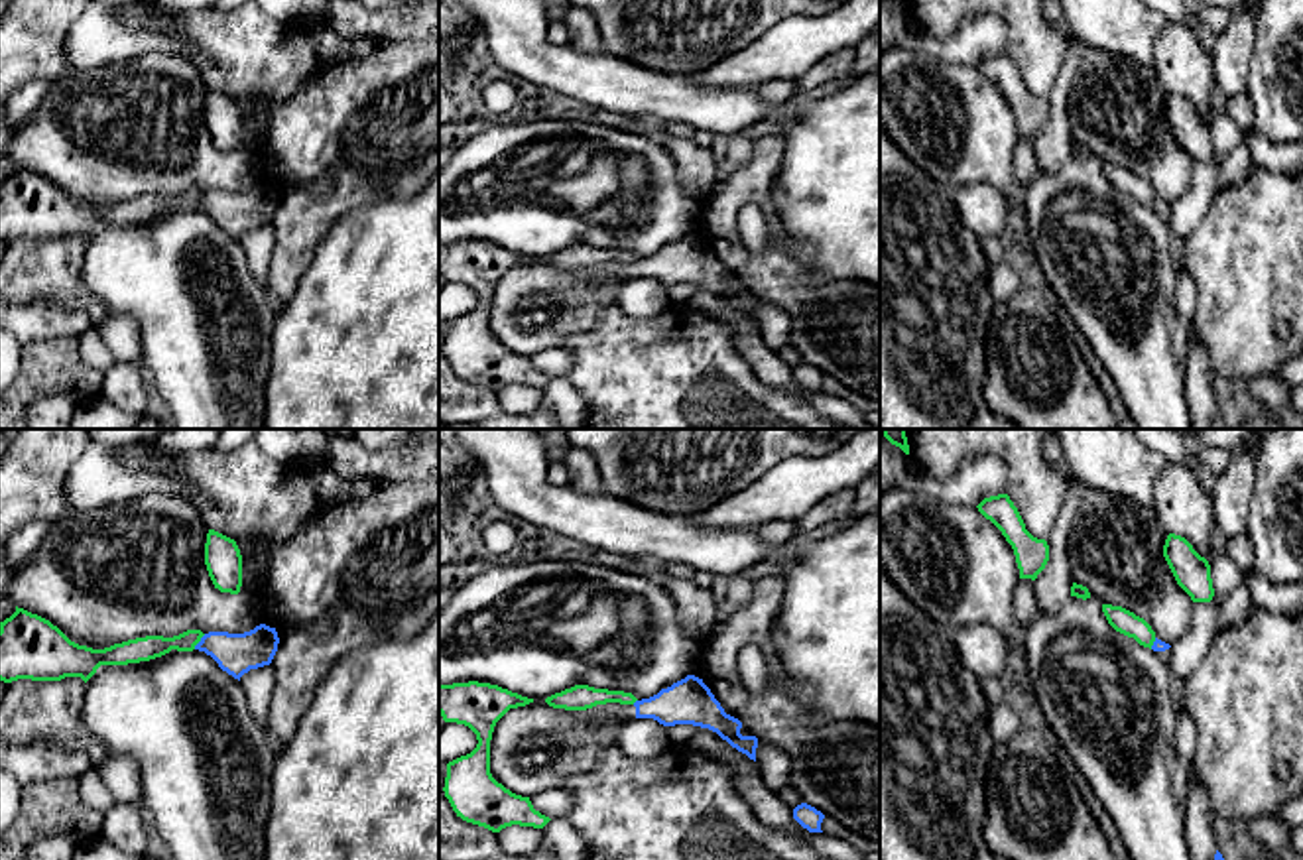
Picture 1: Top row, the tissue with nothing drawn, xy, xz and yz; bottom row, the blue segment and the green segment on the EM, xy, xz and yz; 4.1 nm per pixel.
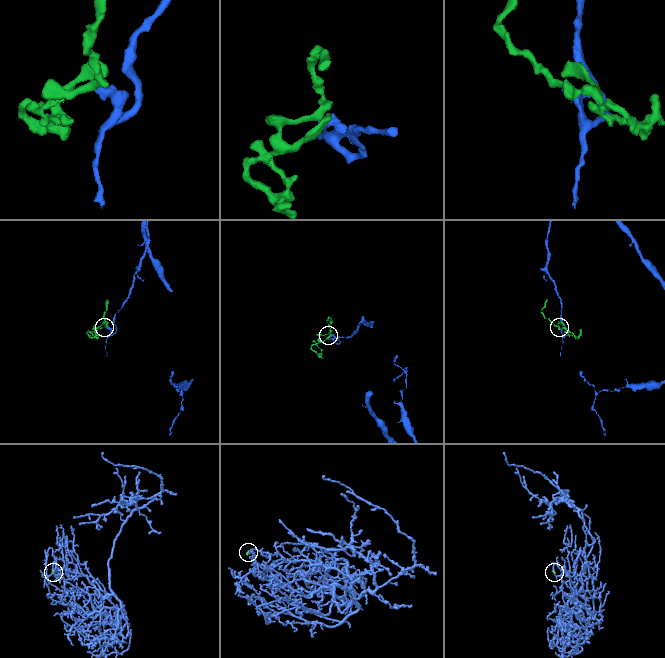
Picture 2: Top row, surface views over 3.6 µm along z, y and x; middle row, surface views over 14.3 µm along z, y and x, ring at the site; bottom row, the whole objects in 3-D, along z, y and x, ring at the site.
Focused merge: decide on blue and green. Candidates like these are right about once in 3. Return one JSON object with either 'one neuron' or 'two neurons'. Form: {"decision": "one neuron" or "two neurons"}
{"decision": "two neurons"}

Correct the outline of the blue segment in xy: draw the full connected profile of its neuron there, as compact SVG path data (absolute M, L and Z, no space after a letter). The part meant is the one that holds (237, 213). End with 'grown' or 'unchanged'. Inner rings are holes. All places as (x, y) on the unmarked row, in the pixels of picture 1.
M260 183L244 193L209 191L195 209L211 215L222 230L240 240L250 228L270 224L278 203L276 187Z | unchanged

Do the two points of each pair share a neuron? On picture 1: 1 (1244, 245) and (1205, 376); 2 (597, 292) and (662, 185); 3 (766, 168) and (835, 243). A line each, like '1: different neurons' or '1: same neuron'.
1: different neurons
2: different neurons
3: different neurons

